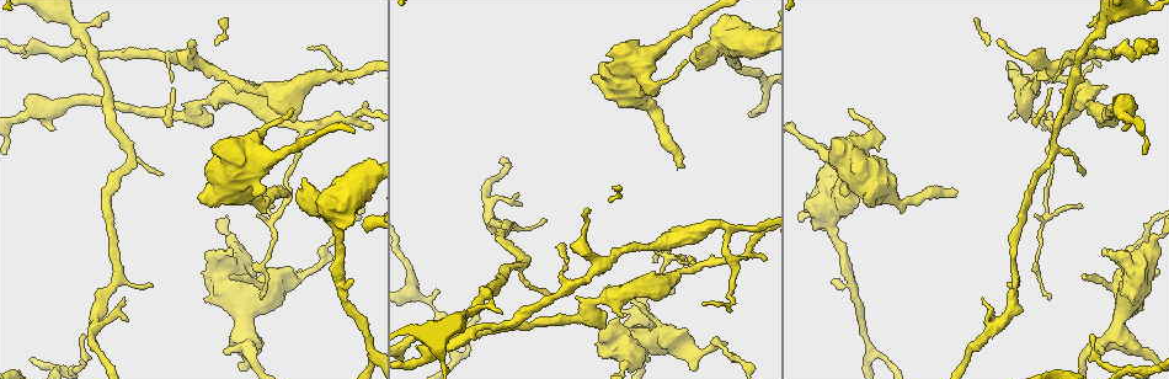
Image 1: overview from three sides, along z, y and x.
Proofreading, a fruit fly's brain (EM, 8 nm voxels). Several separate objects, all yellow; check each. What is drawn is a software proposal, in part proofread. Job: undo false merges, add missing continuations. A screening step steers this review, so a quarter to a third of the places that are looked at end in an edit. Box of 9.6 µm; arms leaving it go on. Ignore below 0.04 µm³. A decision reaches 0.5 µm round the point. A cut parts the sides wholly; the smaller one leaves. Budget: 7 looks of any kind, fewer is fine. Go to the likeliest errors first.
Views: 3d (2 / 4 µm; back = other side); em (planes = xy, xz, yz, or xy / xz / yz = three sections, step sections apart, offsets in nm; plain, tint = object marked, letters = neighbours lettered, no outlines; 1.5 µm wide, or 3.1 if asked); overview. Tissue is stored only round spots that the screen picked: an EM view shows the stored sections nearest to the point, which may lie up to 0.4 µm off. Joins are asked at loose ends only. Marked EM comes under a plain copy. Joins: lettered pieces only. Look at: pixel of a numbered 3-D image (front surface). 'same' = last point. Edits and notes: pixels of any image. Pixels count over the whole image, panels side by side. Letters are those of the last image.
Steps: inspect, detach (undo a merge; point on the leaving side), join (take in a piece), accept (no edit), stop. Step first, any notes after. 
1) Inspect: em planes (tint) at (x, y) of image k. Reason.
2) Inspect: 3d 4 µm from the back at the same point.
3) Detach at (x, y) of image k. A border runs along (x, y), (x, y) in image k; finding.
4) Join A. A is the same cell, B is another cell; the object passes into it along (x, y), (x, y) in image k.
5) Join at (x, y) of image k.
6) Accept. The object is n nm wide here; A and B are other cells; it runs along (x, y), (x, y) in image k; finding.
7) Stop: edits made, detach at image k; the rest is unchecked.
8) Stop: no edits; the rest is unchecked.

Inspect: em planes (letters) at (954, 191) of image 1.

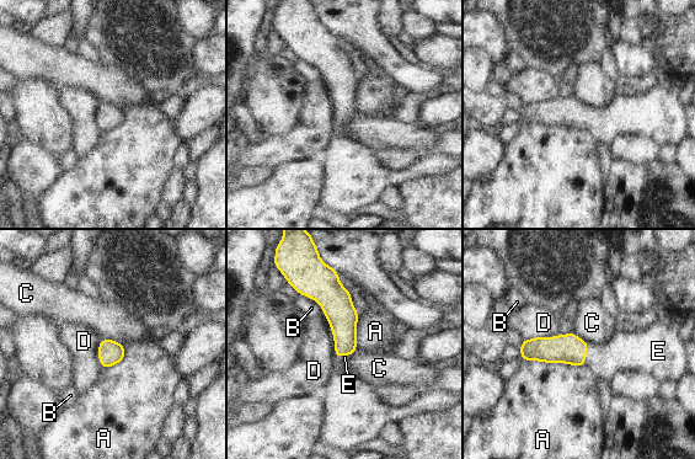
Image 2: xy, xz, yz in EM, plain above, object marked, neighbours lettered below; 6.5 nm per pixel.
Join at (624, 352) of image 2. E is the same cell, A, B, C and D are other cells; the object passes into it along (568, 348), (586, 353), (624, 352) in image 2; it goes on there.

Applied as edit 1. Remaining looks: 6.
Inspect: 3d 4 µm at (233, 255) of image 1. An open end.

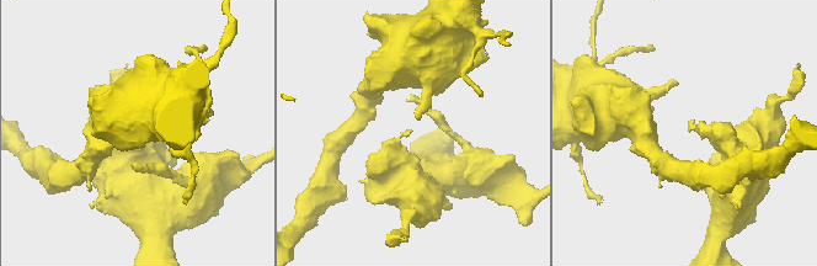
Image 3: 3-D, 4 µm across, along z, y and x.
Inspect: em planes (letters) at (409, 129) of image 3.

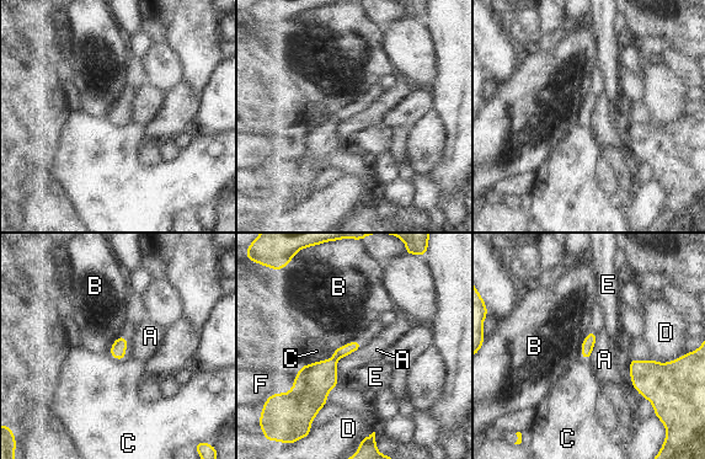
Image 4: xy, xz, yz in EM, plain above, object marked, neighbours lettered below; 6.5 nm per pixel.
Accept. The longest contact is with A, 180 nm; A, B, C, D, E and F are other cells; no lettered piece goes on from it.

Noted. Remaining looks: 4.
Inspect: 3d 4 µm at (215, 145) of image 1.

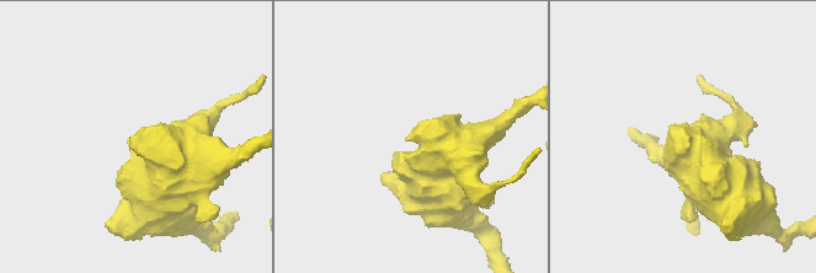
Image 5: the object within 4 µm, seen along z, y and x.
Inspect: em planes (letters) at (133, 137) of image 5.

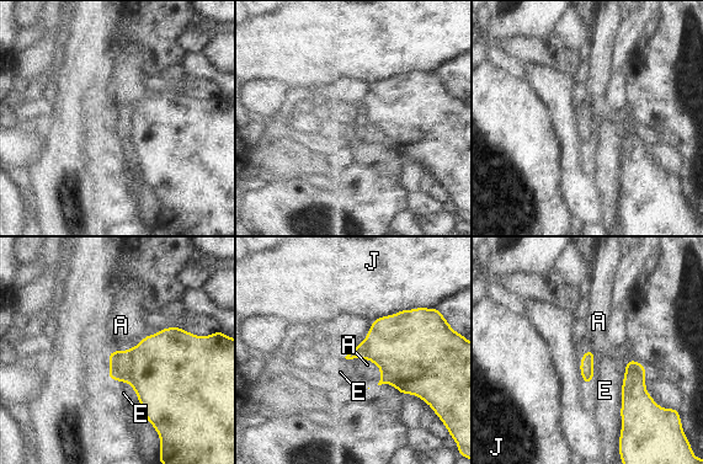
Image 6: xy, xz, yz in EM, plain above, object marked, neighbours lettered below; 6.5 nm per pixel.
Accept. A, E and J are other cells; a border runs along (147, 335), (127, 350), (110, 352) in image 6; none of them fits.

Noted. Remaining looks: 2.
Stop: edits made, join at image 2; the rest is unchecked.

